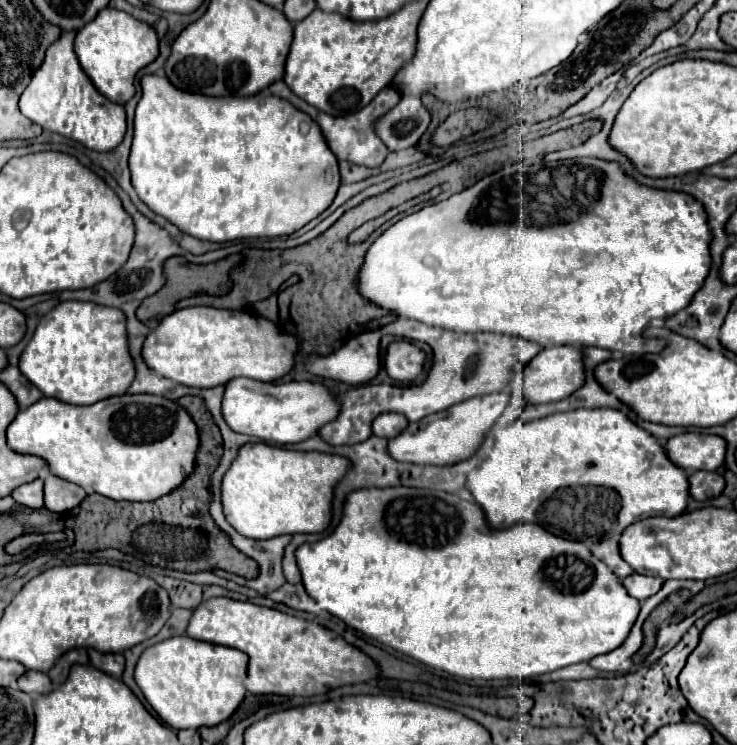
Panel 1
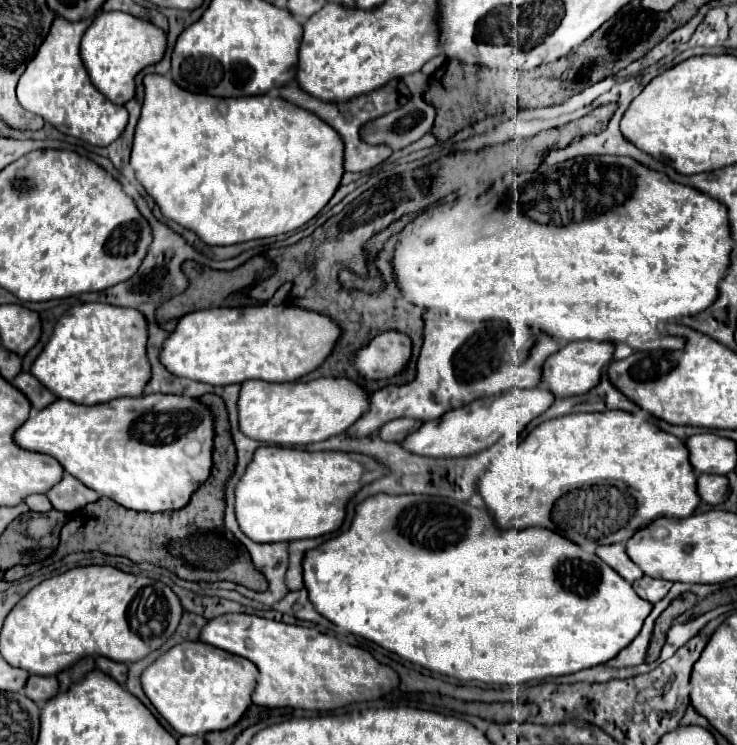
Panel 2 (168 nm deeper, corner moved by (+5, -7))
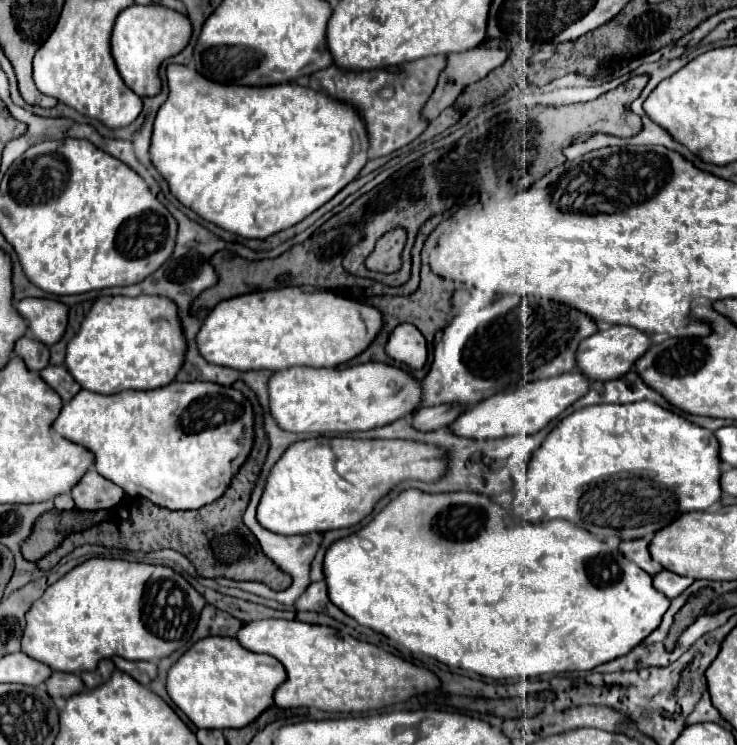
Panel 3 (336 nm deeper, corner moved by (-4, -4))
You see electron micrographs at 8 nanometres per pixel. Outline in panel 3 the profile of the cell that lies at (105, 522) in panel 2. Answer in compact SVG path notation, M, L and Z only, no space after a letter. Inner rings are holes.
M255 438L249 458L243 462L241 470L233 478L231 486L227 488L225 496L213 504L207 504L203 508L185 510L185 512L173 512L167 508L159 508L151 504L149 500L141 498L137 506L131 510L131 516L127 520L119 522L101 522L85 532L75 534L71 540L75 546L81 544L101 544L101 546L117 546L127 550L163 550L173 548L189 558L189 562L195 566L197 574L203 578L231 578L231 580L255 580L267 584L271 590L285 590L291 584L291 578L281 572L267 556L263 556L257 538L251 534L251 530L243 524L241 516L247 508L253 484L259 474L259 456L265 460L265 438ZM197 520L197 526L195 526ZM269 568L269 576L267 576Z

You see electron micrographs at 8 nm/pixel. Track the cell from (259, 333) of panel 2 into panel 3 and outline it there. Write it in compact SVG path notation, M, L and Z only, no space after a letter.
M287 286L279 290L243 294L243 296L219 302L203 320L195 336L195 342L197 342L199 354L209 364L235 368L239 372L249 372L249 370L277 372L277 370L287 370L293 366L331 368L361 354L371 344L371 340L377 336L381 324L383 324L381 312L373 306L347 300L323 288Z

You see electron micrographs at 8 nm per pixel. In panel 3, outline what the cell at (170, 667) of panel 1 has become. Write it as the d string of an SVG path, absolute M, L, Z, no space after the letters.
M205 638L193 644L169 670L167 694L175 706L197 726L197 728L243 728L253 722L265 708L273 704L275 688L285 680L283 664L267 654L253 654L237 644L235 638Z

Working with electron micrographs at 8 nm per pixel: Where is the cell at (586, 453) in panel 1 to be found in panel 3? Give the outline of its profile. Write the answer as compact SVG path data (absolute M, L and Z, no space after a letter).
M637 402L637 404L625 404L625 406L617 406L617 404L603 404L603 406L589 406L583 410L575 410L573 414L565 416L563 420L559 420L559 424L547 434L547 438L543 440L543 444L533 452L531 460L527 462L527 468L521 470L513 470L513 508L521 508L523 510L523 518L529 522L543 522L543 520L555 520L555 518L563 518L567 522L579 524L579 528L591 532L593 536L603 536L603 538L621 538L621 540L635 540L635 538L651 538L657 530L665 528L667 524L671 524L679 514L683 512L691 512L691 510L707 510L709 506L713 506L719 498L721 498L721 488L719 488L719 456L717 456L719 444L713 436L713 432L699 428L691 422L687 422L685 418L681 418L679 414L665 410L657 404L649 404L649 402Z

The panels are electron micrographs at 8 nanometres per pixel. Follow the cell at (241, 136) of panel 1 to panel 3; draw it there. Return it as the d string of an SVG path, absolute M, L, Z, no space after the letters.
M179 64L167 66L167 84L169 96L153 124L151 164L183 206L237 236L267 238L301 222L355 180L367 162L369 142L359 114L313 88L297 84L269 88L223 86Z

